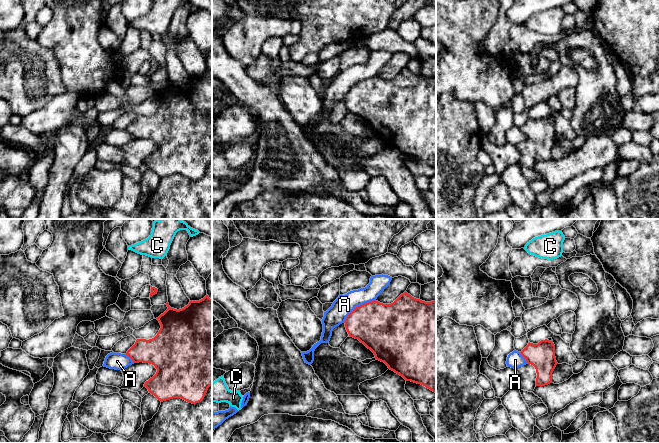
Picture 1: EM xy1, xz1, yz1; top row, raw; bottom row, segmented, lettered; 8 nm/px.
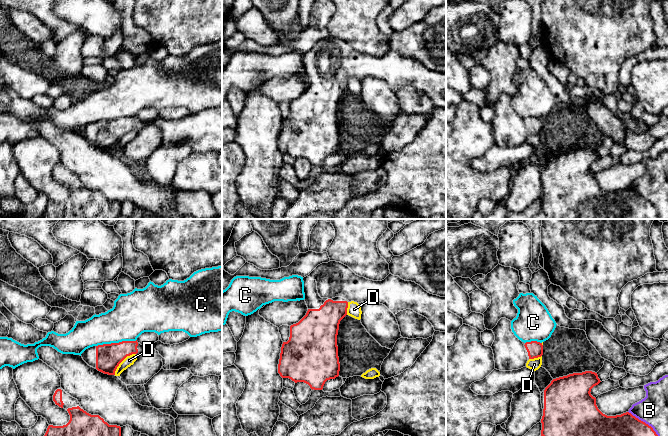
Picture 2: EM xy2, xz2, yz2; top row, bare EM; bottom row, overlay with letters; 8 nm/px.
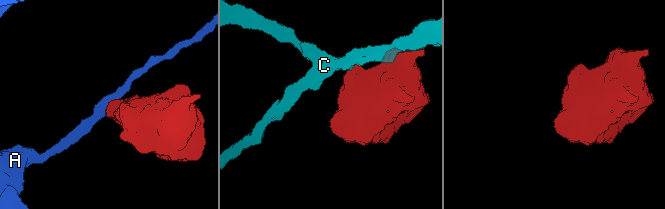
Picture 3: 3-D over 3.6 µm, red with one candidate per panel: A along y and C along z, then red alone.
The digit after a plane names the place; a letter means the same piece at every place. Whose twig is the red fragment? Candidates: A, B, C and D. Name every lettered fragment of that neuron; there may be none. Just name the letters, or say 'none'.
none

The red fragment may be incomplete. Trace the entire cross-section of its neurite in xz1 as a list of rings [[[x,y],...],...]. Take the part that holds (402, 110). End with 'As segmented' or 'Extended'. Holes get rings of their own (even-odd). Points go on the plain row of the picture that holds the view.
[[[404,68],[391,80],[375,76],[356,83],[344,99],[349,112],[363,119],[390,146],[436,169],[436,77],[425,78]]]. As segmented

